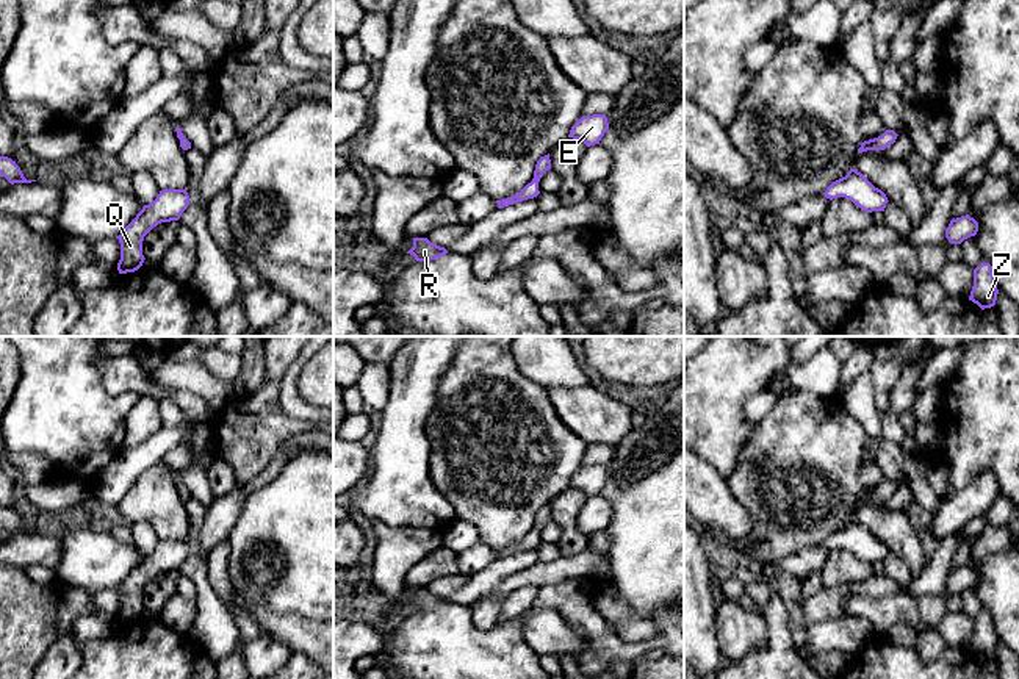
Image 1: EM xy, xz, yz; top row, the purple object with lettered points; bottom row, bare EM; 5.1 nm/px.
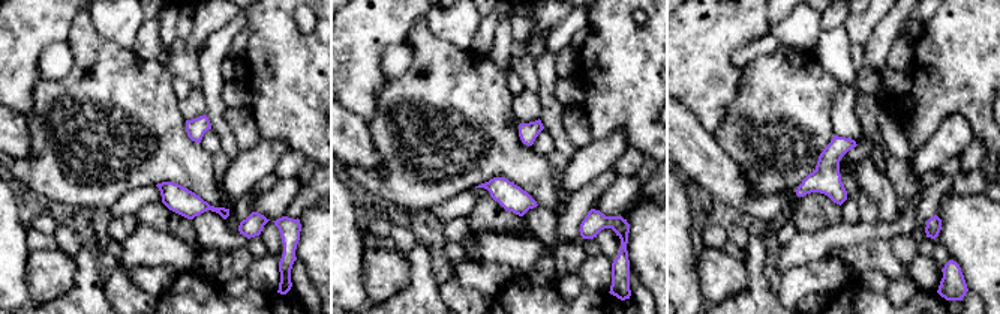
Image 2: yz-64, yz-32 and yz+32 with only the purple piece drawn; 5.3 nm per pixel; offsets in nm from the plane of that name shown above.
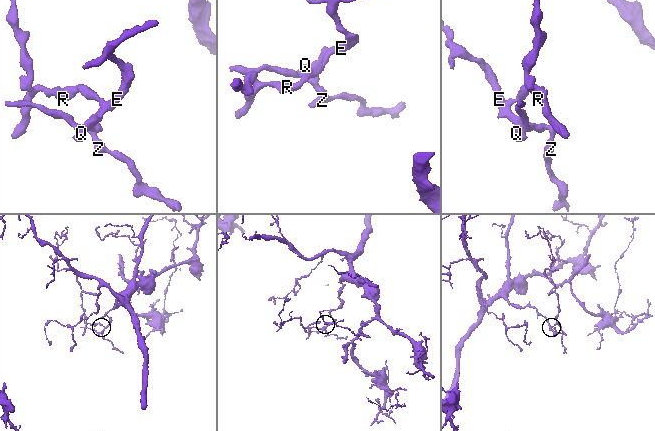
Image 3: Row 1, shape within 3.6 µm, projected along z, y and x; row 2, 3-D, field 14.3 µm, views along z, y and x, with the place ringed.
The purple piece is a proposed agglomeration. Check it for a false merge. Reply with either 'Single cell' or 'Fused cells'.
Single cell

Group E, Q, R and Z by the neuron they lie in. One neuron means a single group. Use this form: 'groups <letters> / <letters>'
groups E Q R Z

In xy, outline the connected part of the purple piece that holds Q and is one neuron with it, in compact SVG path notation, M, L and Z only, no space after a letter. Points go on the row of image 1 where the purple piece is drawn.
M163 189L157 199L144 205L136 217L116 236L121 242L119 274L135 272L144 263L144 236L158 224L178 221L189 205L186 189Z

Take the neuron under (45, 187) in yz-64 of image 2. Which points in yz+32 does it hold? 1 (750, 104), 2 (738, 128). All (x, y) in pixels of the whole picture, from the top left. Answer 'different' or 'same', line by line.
1: same
2: same

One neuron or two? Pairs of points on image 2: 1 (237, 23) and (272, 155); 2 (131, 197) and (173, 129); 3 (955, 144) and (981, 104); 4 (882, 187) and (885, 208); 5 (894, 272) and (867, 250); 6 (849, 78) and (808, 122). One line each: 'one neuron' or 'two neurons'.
1: two neurons
2: two neurons
3: two neurons
4: one neuron
5: one neuron
6: two neurons

